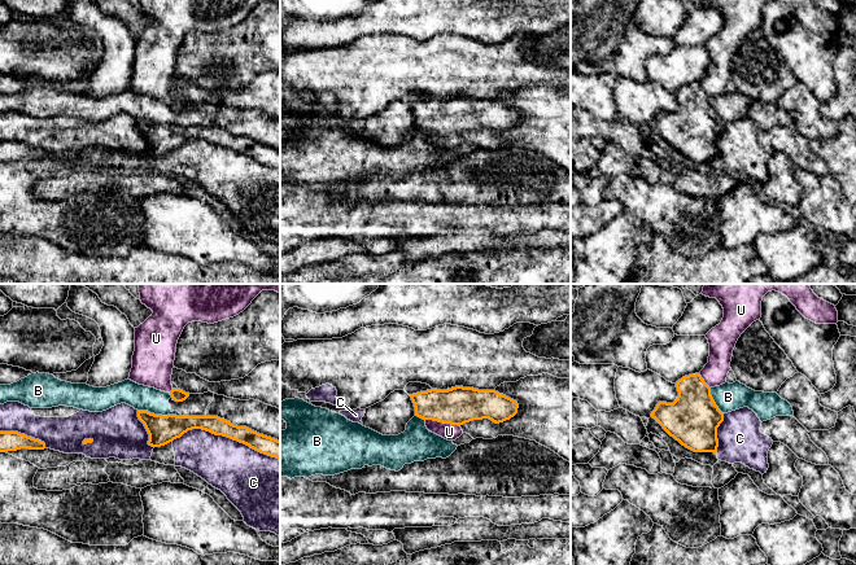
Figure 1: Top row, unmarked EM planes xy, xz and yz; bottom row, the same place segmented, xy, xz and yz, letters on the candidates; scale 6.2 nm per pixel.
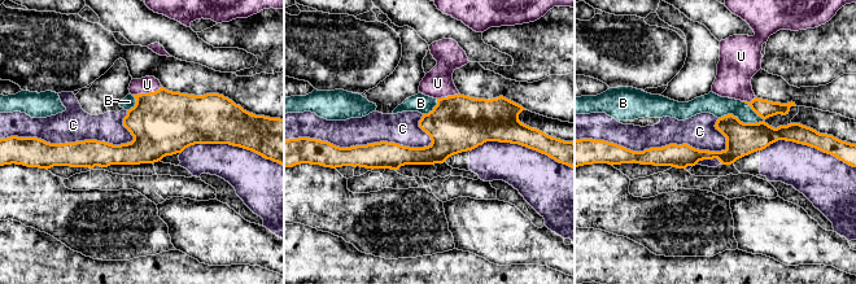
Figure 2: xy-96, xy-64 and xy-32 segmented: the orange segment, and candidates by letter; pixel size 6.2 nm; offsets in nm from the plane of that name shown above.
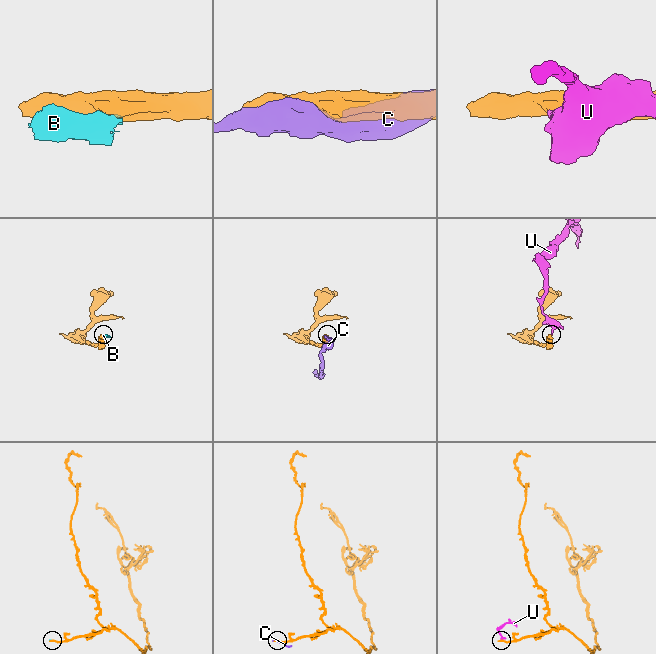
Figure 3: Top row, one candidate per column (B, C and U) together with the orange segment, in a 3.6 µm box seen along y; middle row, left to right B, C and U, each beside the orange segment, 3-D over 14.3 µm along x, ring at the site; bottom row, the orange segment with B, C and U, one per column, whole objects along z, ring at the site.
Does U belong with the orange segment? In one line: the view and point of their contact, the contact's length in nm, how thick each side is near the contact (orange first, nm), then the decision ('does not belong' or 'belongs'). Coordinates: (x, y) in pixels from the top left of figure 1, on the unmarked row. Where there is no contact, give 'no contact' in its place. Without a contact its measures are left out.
xz (442, 131) | 220 nm | 240/100 nm | belongs

